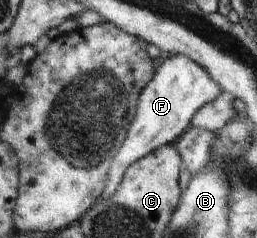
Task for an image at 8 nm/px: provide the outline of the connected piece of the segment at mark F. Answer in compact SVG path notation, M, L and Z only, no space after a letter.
M176 54L158 63L156 73L138 98L136 113L122 147L114 156L104 193L96 200L100 202L112 197L125 171L135 161L146 157L155 149L175 144L178 138L191 127L192 118L201 107L224 95L222 88L209 76L201 64L185 55Z

